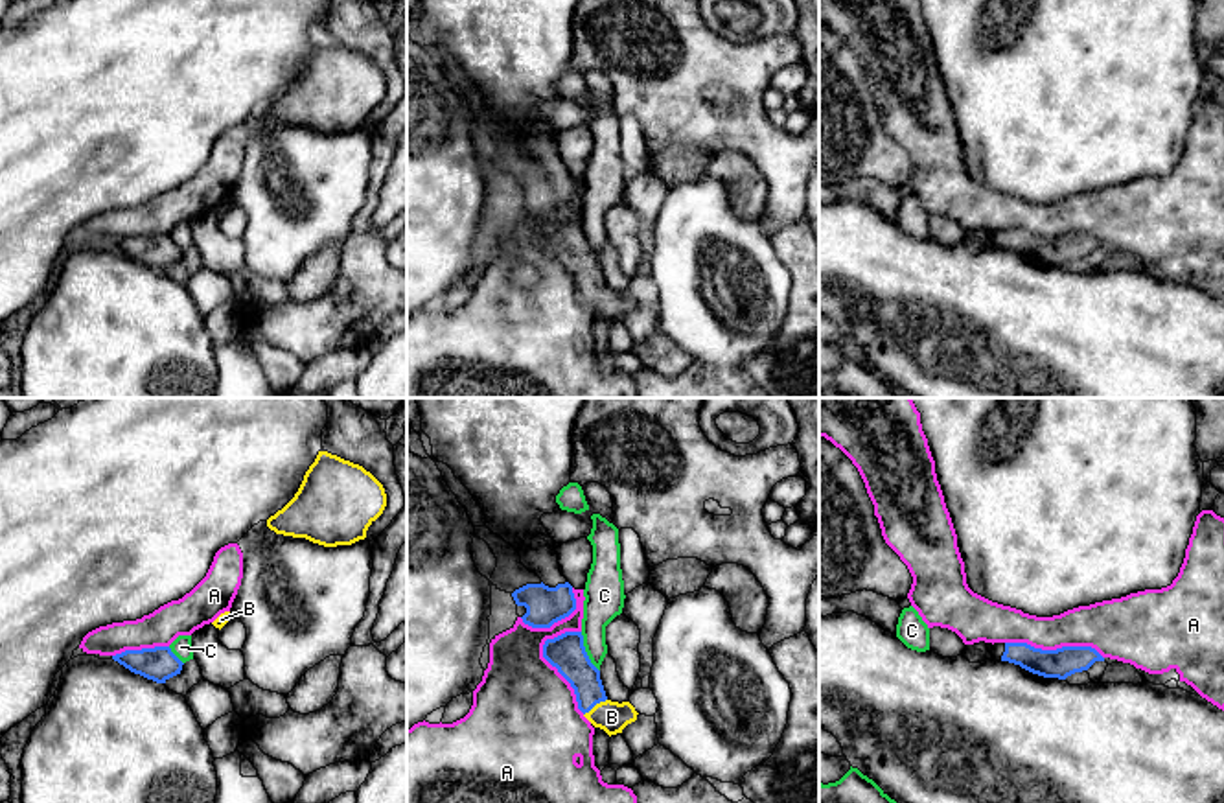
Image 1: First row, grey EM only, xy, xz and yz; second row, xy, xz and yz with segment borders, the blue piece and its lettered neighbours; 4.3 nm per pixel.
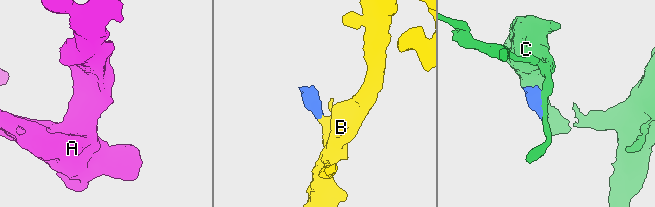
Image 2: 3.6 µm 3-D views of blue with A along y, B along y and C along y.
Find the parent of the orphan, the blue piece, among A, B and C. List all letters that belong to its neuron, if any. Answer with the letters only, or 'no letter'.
B

